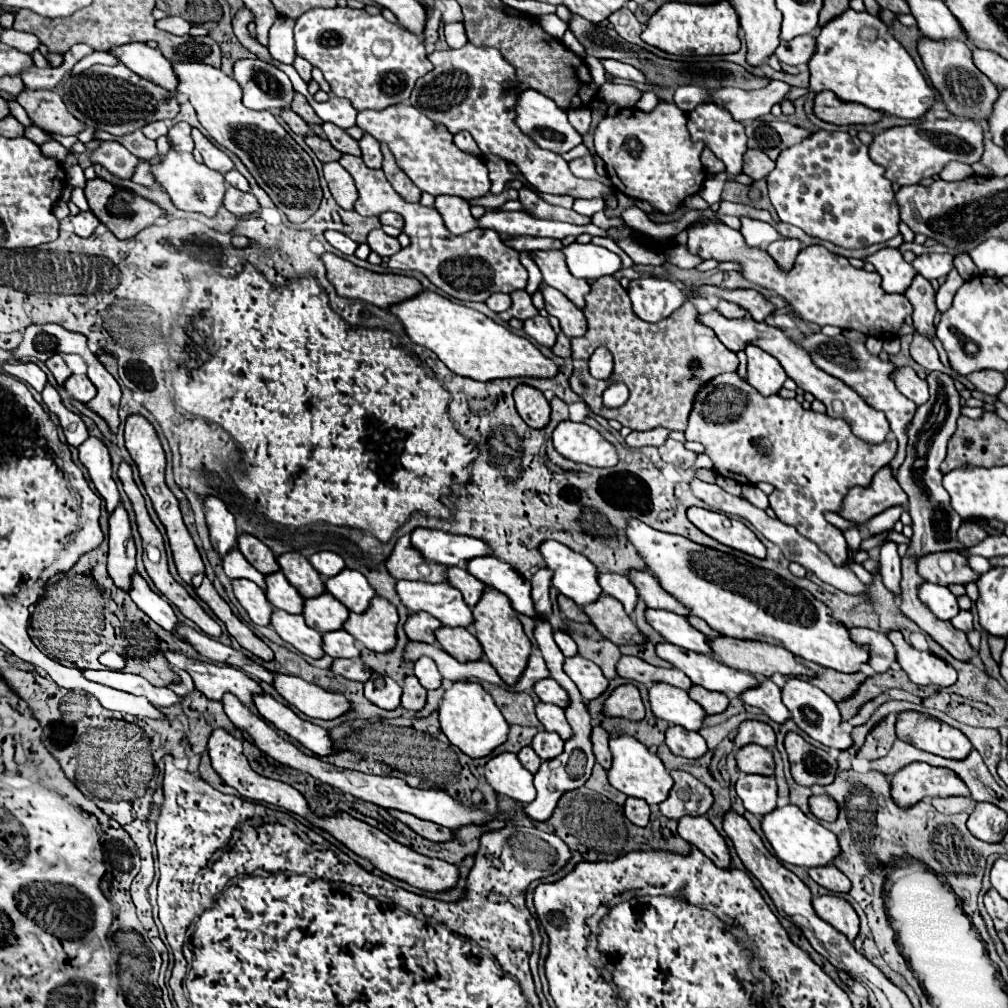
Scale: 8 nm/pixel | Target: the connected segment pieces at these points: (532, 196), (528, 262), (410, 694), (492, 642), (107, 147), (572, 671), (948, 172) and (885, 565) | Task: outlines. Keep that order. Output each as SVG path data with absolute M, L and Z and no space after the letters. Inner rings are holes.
M522 187L520 191L520 203L524 205L524 211L532 217L538 219L558 219L558 221L568 221L568 223L590 223L590 217L578 215L574 209L564 209L564 207L554 207L542 201L534 191Z
M529 252L520 253L520 262L528 271L528 283L525 290L530 296L532 296L538 289L538 286L540 285L539 283L542 283L543 281L542 274L537 265L531 259Z
M406 675L402 707L410 709L410 711L420 711L424 705L426 705L426 689L416 681L414 675Z
M492 587L484 589L484 597L480 597L480 601L476 603L476 609L472 609L472 613L474 613L474 623L472 623L474 633L482 645L488 661L492 663L492 667L498 671L498 675L508 685L516 683L526 667L530 647L532 647L530 639L522 631L522 623L518 621L518 613L512 609L510 601Z
M106 141L92 153L92 163L100 163L114 175L128 179L132 177L138 159L118 141Z
M582 655L568 657L564 661L564 671L578 685L578 689L586 701L598 697L608 687L608 679L604 677L602 669L596 663L592 663L590 659L584 659Z
M948 163L942 173L940 173L940 179L944 181L960 181L960 179L966 179L974 175L974 169L970 165L964 165L964 163Z
M884 541L880 545L880 575L884 585L892 593L900 593L900 555L898 555L898 543Z

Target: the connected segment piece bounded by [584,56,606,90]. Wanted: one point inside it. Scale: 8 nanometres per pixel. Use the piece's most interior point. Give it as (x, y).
(596, 68)

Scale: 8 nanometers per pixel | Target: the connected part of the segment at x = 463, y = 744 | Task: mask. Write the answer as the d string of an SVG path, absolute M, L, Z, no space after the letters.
M456 681L450 689L446 689L442 703L438 707L438 721L444 735L450 739L454 747L458 747L468 757L484 757L498 745L502 745L508 737L508 723L496 707L494 699L488 691L476 681Z

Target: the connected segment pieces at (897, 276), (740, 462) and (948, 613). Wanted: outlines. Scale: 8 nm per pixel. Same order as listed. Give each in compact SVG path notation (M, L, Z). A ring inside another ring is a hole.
M882 247L874 255L866 257L866 261L870 261L882 275L882 287L886 293L904 293L916 275L916 269L904 261L896 247Z
M720 373L718 377L714 377L712 383L700 387L700 391L694 397L692 413L688 419L686 439L698 441L706 447L706 455L712 459L714 471L718 471L718 475L730 477L742 485L744 483L754 485L760 481L772 483L774 493L770 497L770 507L774 509L776 517L782 523L792 525L802 537L814 541L820 549L824 549L824 553L828 553L828 557L832 559L834 565L846 565L848 545L846 545L842 531L824 519L824 511L838 513L840 501L844 499L848 489L854 485L868 485L872 475L876 473L876 469L880 469L882 465L888 465L894 459L896 449L898 449L896 437L892 437L892 435L882 445L868 445L850 431L850 425L846 421L832 419L826 413L816 413L812 409L804 409L796 399L784 399L780 395L762 397L738 373ZM718 387L730 387L728 395L726 395L728 401L716 403L712 399L712 395ZM740 399L746 399L746 407L742 407L742 411L738 407Z
M924 581L918 587L918 595L920 601L938 617L938 619L952 619L954 615L958 615L960 607L956 603L956 597L950 593L948 587L942 585L932 585L928 581Z

